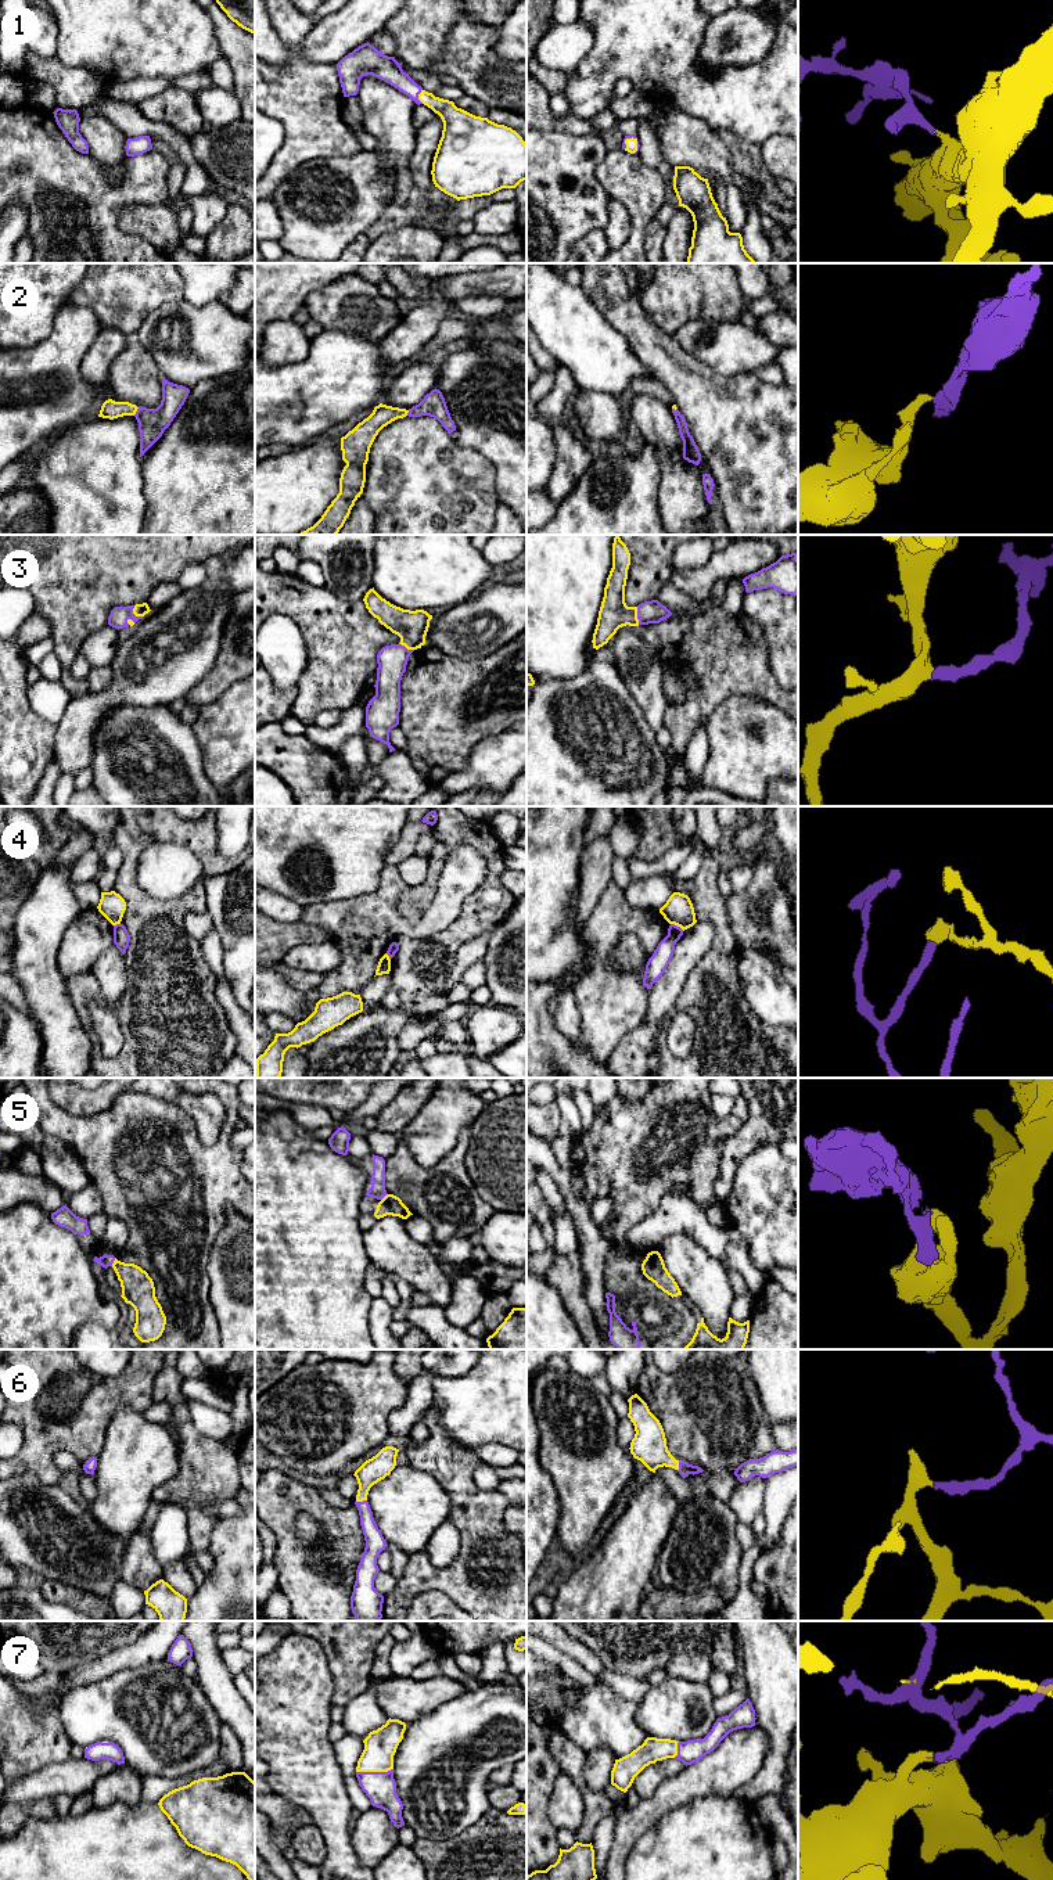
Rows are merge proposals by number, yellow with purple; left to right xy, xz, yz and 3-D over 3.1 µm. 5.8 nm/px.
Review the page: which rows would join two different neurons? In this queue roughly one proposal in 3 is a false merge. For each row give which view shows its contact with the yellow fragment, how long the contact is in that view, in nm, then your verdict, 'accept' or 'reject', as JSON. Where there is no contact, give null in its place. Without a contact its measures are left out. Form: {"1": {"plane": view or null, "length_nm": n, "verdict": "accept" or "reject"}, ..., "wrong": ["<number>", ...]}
{"1": {"plane": "xz", "length_nm": 90, "verdict": "accept"}, "2": {"plane": "xy", "length_nm": 60, "verdict": "reject"}, "3": {"plane": "yz", "length_nm": 110, "verdict": "accept"}, "4": {"plane": "yz", "length_nm": 90, "verdict": "reject"}, "5": {"plane": "xy", "length_nm": 50, "verdict": "accept"}, "6": {"plane": "xz", "length_nm": 70, "verdict": "accept"}, "7": {"plane": "xz", "length_nm": 220, "verdict": "accept"}, "wrong": ["2", "4"]}

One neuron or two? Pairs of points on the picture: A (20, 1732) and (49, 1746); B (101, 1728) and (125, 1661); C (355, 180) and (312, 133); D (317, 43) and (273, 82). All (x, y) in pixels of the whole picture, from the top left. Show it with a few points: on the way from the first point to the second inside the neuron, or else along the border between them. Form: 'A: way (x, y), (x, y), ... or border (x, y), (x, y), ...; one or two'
A: way (27, 1737), (42, 1742); one
B: border (154, 1663), (133, 1670), (119, 1670), (92, 1682); two
C: border (360, 150), (348, 155), (313, 157), (301, 164); two
D: border (312, 27), (299, 51), (309, 60), (334, 64); two

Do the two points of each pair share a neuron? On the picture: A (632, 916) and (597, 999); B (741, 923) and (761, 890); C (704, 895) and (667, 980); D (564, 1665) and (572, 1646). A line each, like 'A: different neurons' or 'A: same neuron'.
A: same neuron
B: same neuron
C: different neurons
D: different neurons

